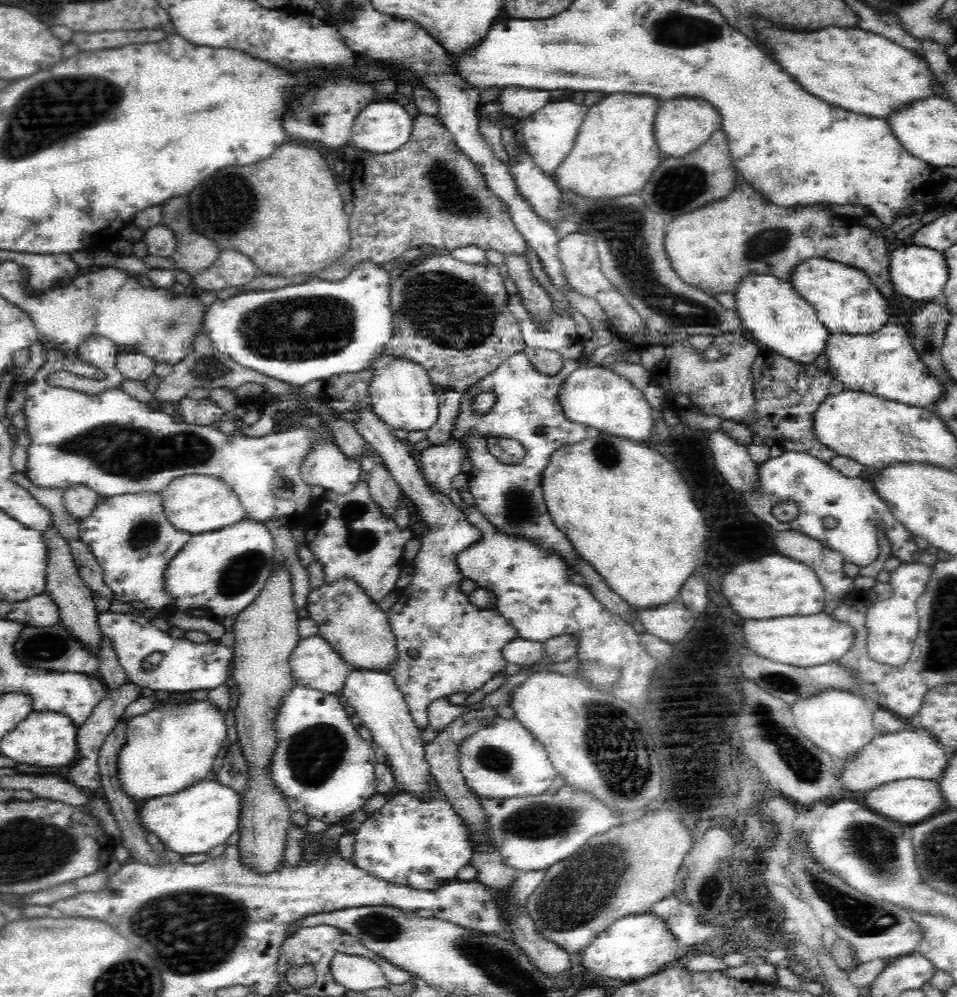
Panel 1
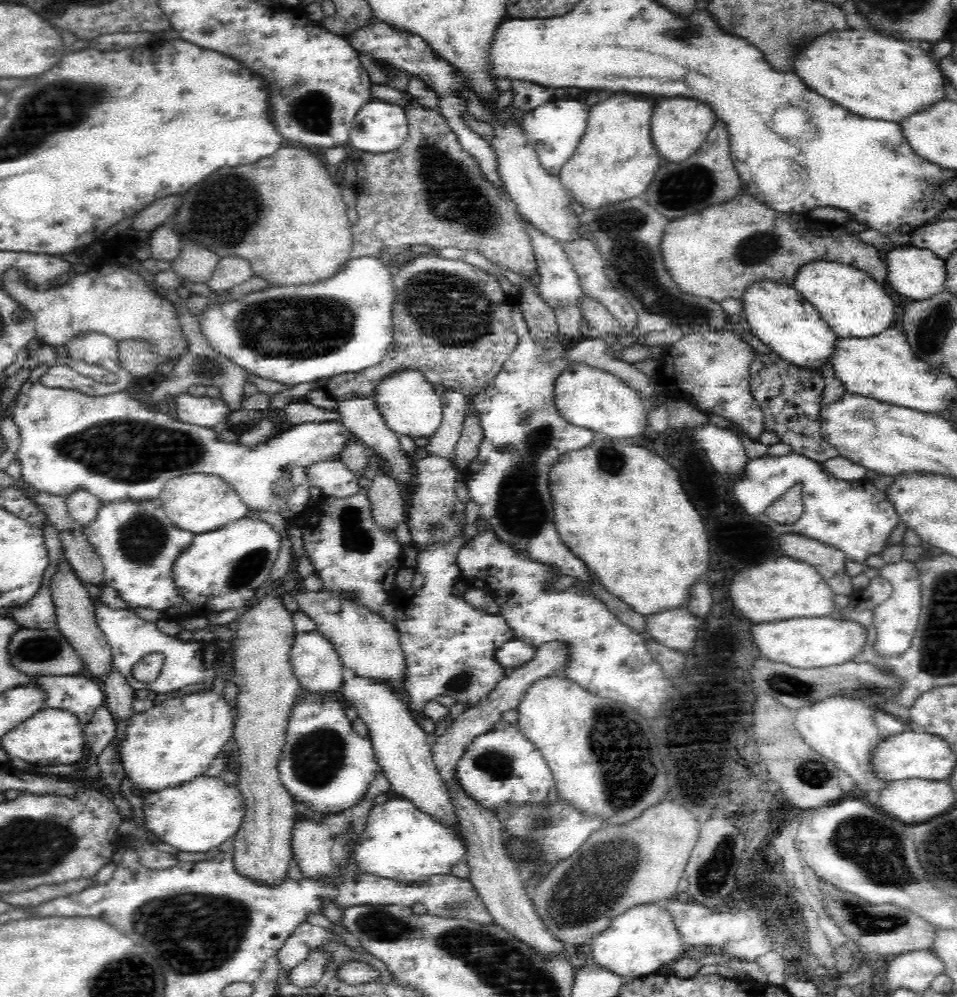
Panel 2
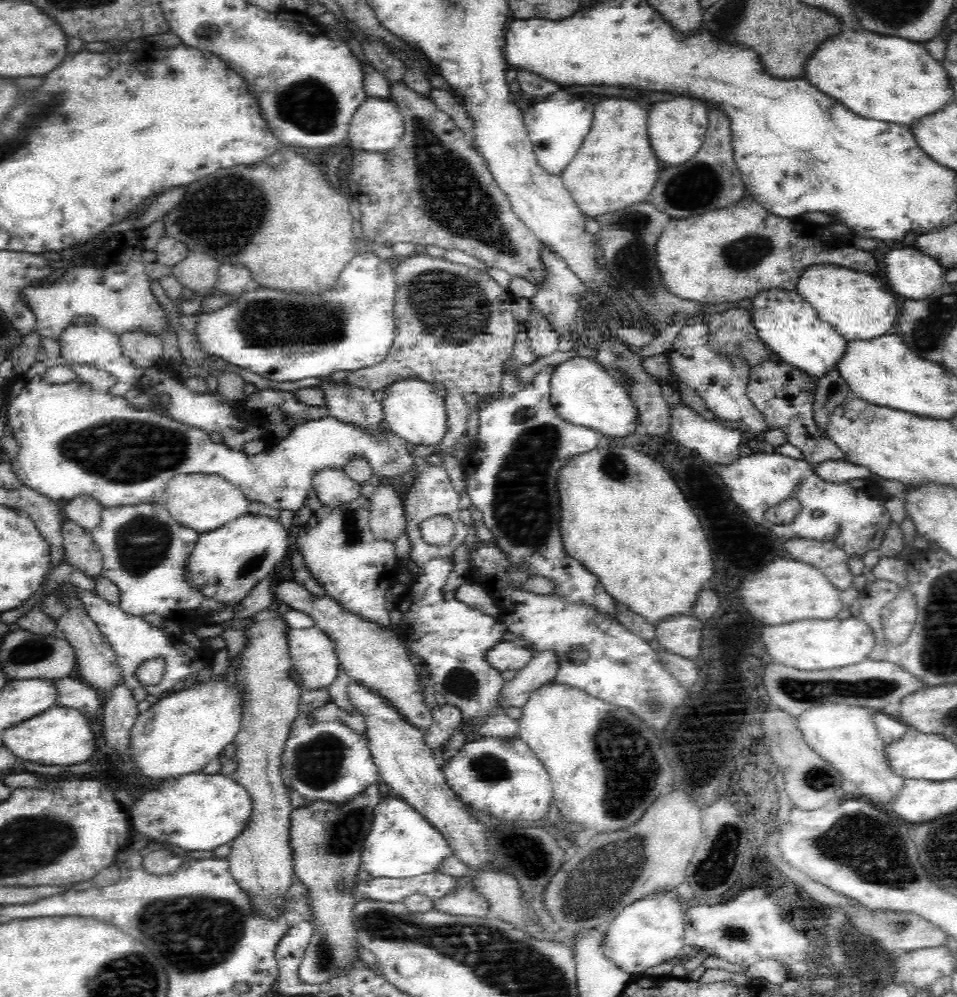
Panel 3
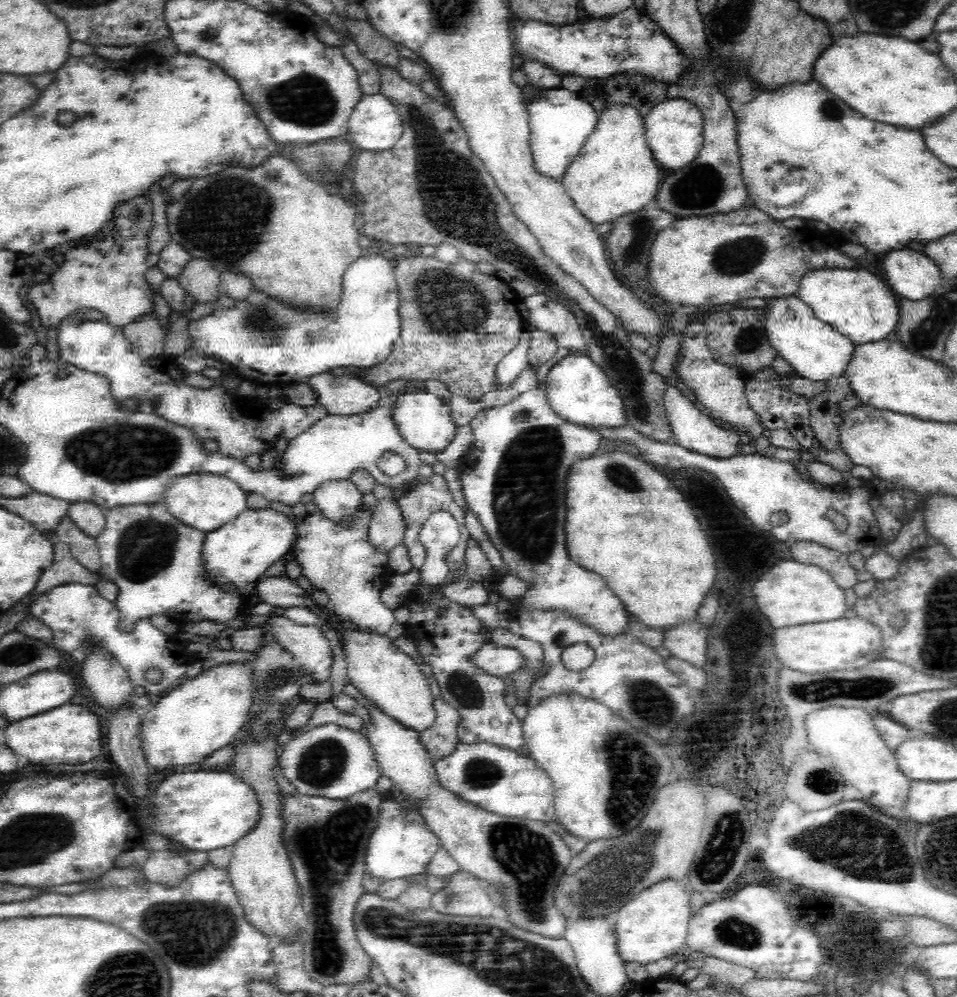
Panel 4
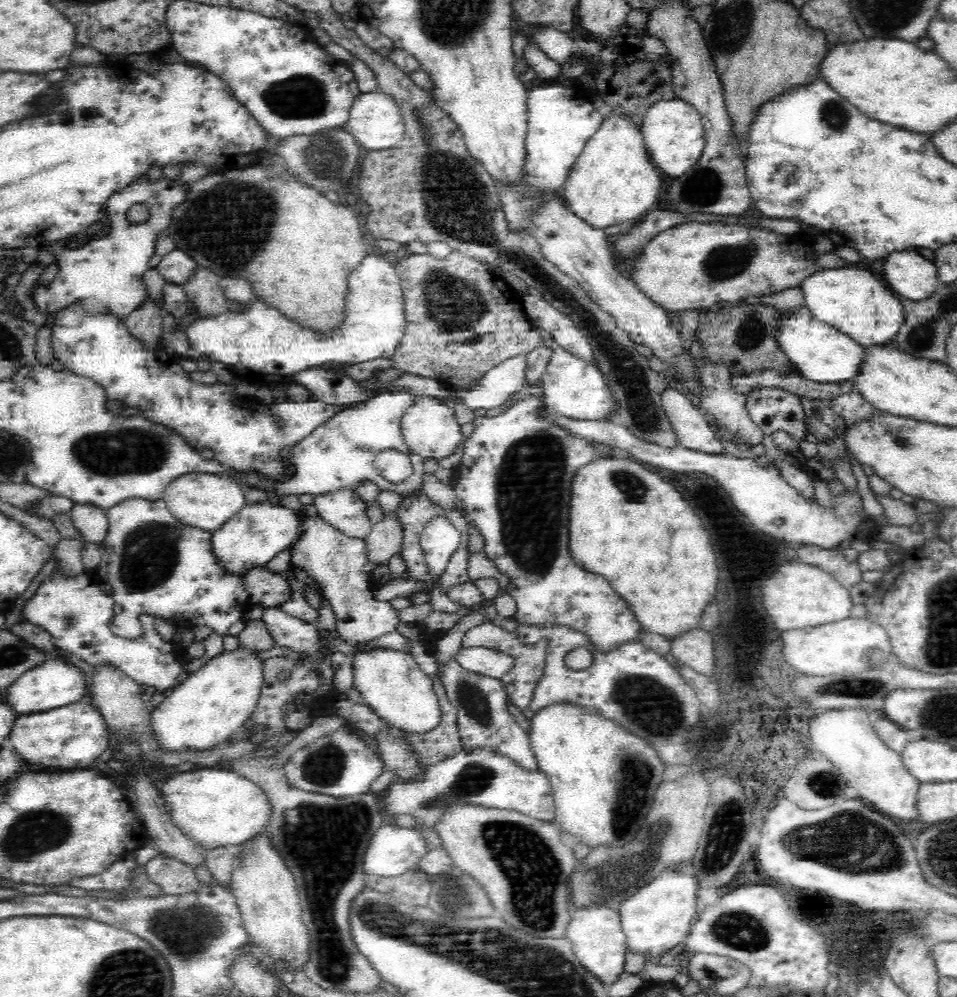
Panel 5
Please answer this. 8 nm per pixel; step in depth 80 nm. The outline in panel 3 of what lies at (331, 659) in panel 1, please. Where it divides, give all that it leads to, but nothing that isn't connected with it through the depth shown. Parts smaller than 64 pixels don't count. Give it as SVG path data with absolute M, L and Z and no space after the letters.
M316 626L303 630L289 628L288 639L297 681L309 690L327 689L336 680L340 666L332 640Z

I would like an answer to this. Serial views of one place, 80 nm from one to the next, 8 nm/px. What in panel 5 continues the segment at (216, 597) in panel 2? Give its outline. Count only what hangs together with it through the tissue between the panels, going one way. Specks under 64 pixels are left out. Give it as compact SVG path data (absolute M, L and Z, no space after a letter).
M268 501L248 504L211 533L209 552L226 575L242 580L255 569L265 569L274 556L293 546L300 533L300 516L301 512Z

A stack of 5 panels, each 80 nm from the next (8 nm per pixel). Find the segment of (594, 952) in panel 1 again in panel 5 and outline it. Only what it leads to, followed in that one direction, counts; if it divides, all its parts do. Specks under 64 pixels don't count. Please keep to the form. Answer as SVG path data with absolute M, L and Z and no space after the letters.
M668 868L648 886L643 886L616 910L619 913L621 932L625 936L625 950L634 956L649 959L676 948L691 929L690 921L696 915L697 893L690 869L683 872Z

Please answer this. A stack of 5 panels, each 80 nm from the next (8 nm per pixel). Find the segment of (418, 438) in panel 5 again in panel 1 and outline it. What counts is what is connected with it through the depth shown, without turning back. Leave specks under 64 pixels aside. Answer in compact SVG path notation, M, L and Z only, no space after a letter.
M382 353L368 364L371 377L368 381L368 401L372 412L390 428L410 431L427 431L439 415L438 397L434 394L427 371L412 359Z

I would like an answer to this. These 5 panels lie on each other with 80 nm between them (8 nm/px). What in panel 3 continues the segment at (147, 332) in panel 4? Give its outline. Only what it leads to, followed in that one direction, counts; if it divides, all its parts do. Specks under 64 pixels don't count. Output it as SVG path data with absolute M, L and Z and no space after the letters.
M128 332L119 337L124 358L136 369L146 369L162 359L162 341L157 336Z

